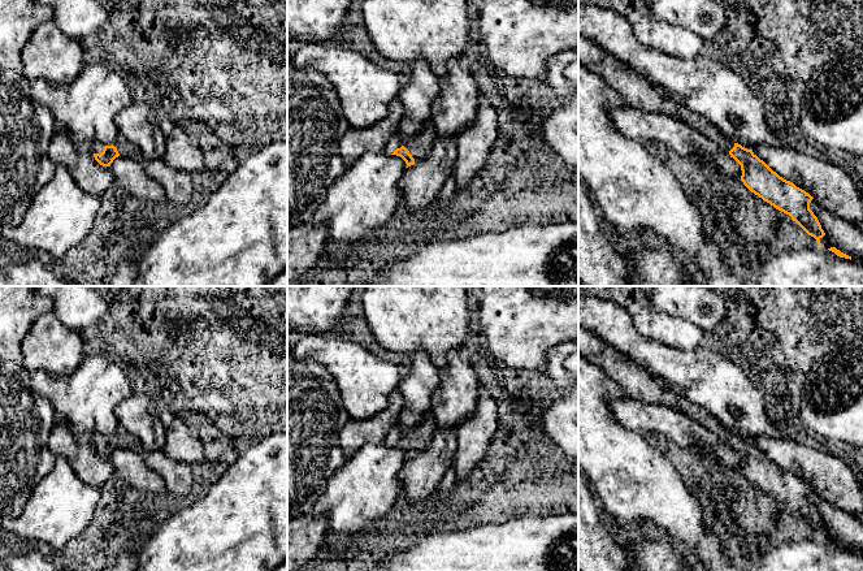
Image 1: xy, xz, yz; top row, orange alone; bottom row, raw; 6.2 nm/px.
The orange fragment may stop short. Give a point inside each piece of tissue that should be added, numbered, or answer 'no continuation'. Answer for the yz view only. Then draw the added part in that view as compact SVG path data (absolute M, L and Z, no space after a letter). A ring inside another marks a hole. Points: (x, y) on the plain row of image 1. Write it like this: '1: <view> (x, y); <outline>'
1: yz (636, 381); M578 326L578 354L599 367L632 398L646 403L675 407L727 444L734 438L734 433L725 429L716 416L704 407L693 403L675 390L667 389L645 368L581 326Z

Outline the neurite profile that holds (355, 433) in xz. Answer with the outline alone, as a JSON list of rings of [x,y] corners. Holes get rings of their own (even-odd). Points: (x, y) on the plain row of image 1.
[[[395,390],[389,397],[389,403],[381,412],[364,419],[348,419],[339,433],[341,449],[346,457],[356,453],[368,442],[382,444],[387,433],[396,425],[403,407],[403,397]]]

